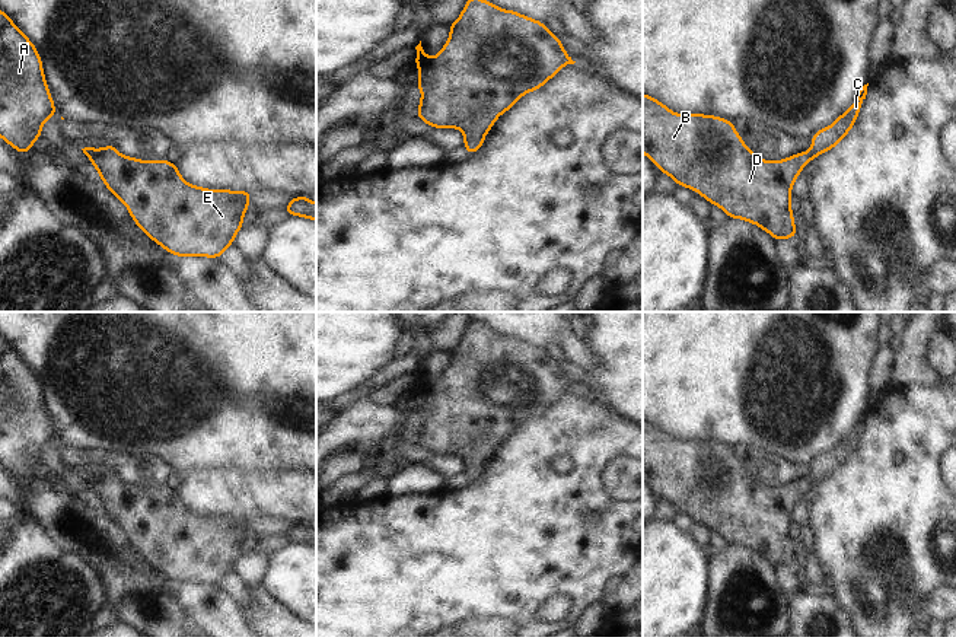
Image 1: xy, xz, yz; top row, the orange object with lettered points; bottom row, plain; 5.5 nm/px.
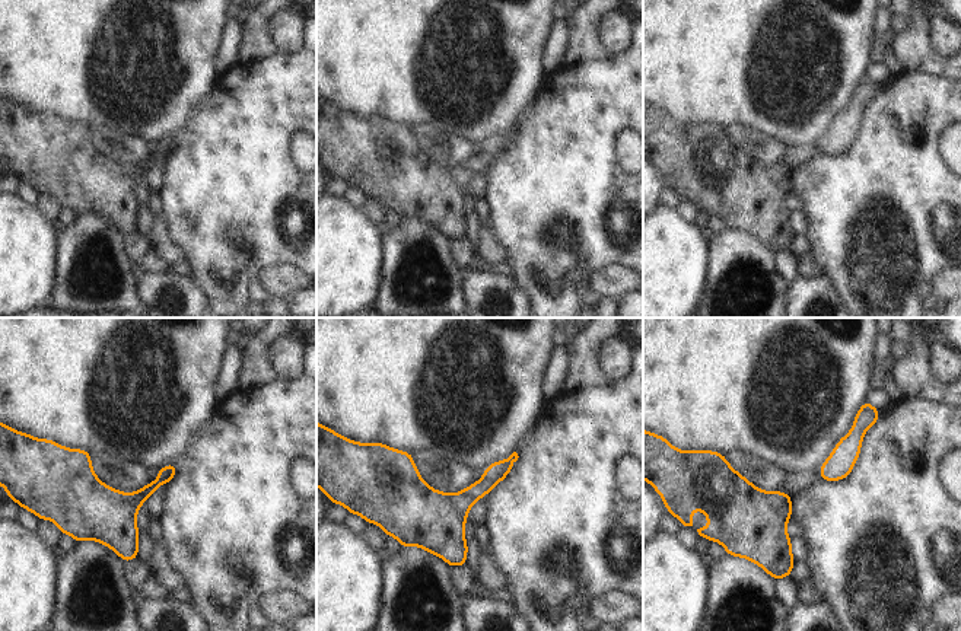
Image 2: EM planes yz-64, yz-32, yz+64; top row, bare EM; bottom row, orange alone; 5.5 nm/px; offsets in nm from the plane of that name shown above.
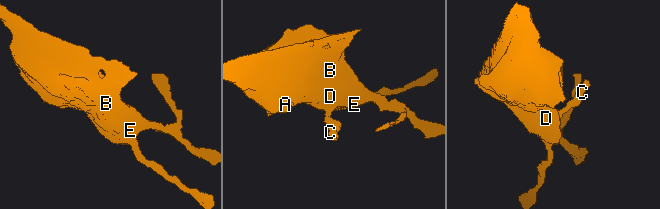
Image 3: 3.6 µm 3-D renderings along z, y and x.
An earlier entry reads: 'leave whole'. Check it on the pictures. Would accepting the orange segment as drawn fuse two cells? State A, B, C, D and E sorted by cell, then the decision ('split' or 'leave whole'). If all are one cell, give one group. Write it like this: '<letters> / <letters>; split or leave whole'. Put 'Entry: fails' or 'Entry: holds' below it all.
A B C D E; leave whole
Entry: holds

